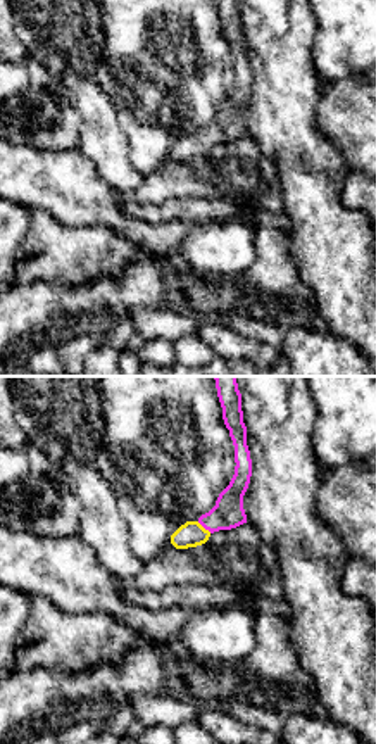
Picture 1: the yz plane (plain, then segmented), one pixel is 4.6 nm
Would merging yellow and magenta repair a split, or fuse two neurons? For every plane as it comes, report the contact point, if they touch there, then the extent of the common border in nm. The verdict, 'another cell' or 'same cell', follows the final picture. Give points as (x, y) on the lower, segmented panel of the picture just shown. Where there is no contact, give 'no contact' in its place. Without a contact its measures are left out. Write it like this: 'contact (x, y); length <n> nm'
contact (202, 527); length 90 nm

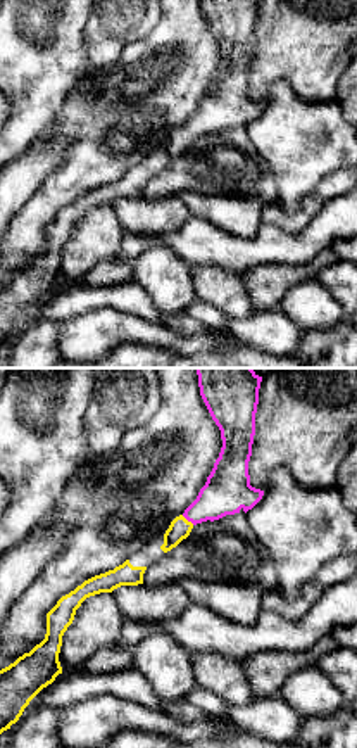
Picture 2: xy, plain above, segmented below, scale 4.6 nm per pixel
contact (187, 520); length 80 nm

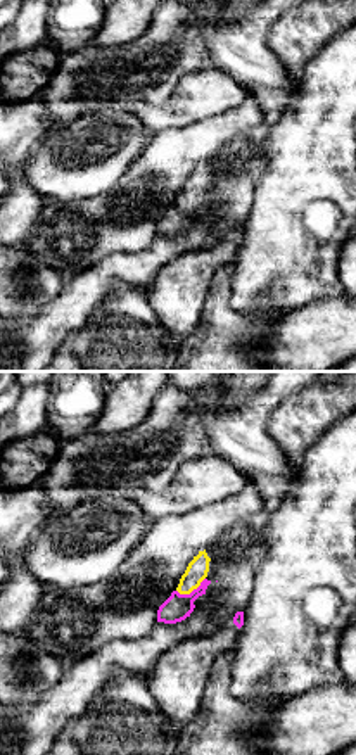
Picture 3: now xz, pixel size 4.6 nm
contact (190, 591); length 150 nm

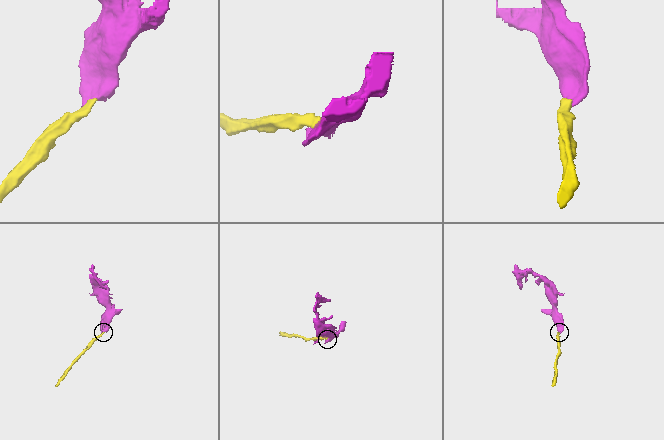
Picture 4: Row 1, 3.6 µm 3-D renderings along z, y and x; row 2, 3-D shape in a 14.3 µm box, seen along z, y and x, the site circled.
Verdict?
same cell

